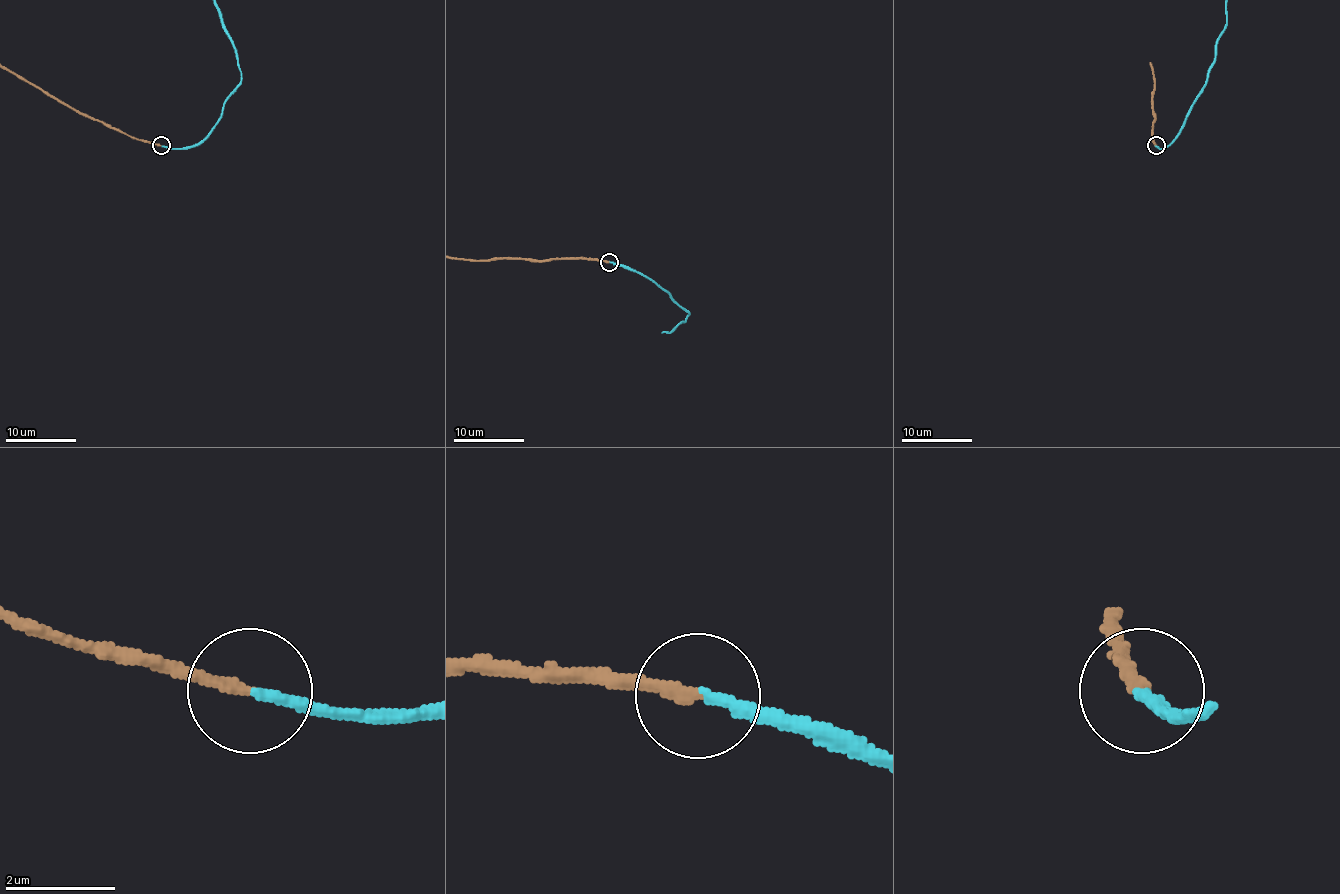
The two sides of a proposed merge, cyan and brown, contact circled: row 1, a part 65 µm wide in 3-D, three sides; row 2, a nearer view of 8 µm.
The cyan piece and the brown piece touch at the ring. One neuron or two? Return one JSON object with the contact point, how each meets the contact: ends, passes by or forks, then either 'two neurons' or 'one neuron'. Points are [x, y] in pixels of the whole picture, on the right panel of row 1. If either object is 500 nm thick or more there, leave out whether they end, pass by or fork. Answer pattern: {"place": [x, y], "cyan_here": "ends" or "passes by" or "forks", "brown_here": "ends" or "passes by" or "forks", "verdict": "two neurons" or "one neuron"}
{"place": [1156, 145], "cyan_here": "ends", "brown_here": "ends", "verdict": "one neuron"}

